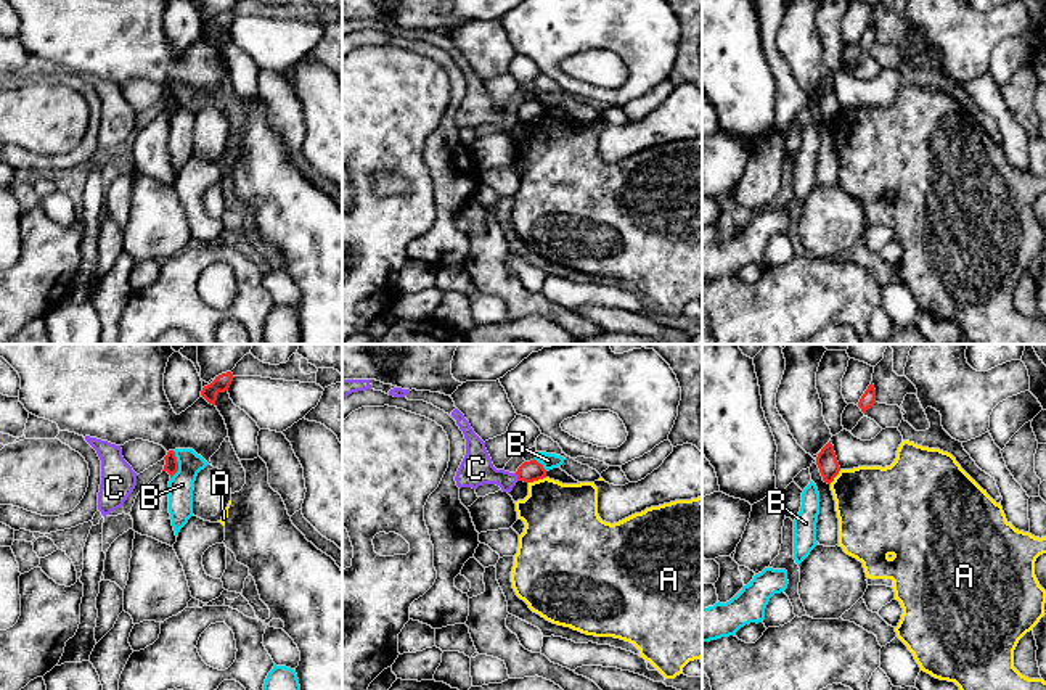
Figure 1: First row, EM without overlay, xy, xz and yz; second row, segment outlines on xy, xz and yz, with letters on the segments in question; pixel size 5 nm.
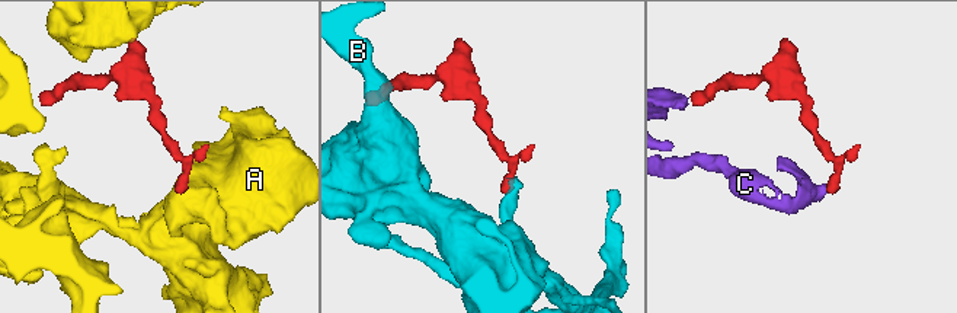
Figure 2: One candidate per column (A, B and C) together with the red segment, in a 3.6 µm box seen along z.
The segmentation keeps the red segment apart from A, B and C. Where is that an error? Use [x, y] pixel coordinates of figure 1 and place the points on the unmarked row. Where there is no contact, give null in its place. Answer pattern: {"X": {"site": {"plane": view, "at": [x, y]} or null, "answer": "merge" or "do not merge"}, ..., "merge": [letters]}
{"A": {"site": {"plane": "xz", "at": [537, 119]}, "answer": "do not merge"}, "B": {"site": {"plane": "xy", "at": [177, 105]}, "answer": "do not merge"}, "C": {"site": {"plane": "xz", "at": [518, 116]}, "answer": "do not merge"}, "merge": []}

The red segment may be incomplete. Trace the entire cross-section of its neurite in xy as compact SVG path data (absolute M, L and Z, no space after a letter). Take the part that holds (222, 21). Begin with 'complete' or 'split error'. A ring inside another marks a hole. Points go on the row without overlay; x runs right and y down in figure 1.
complete | M227 11L227 13L222 13L219 16L215 16L215 19L204 26L202 31L201 31L201 35L212 45L215 45L215 40L217 40L217 34L219 32L225 32L228 31L231 21L233 21L233 13L231 11Z

